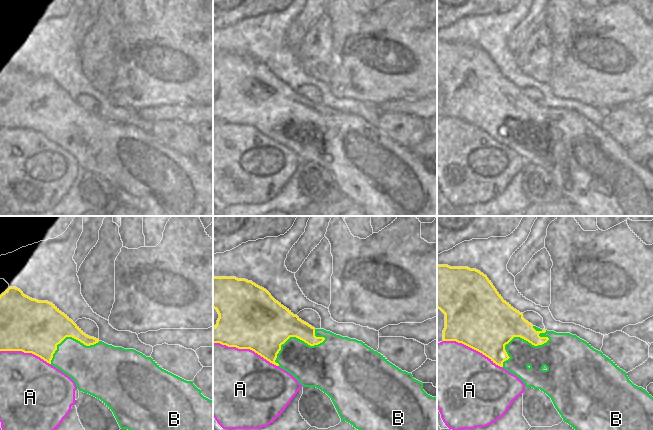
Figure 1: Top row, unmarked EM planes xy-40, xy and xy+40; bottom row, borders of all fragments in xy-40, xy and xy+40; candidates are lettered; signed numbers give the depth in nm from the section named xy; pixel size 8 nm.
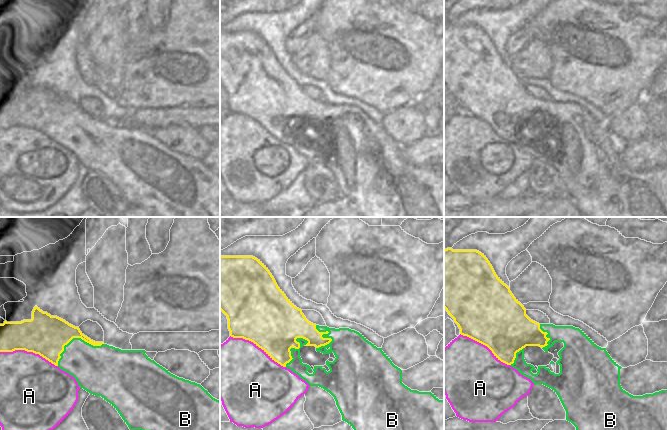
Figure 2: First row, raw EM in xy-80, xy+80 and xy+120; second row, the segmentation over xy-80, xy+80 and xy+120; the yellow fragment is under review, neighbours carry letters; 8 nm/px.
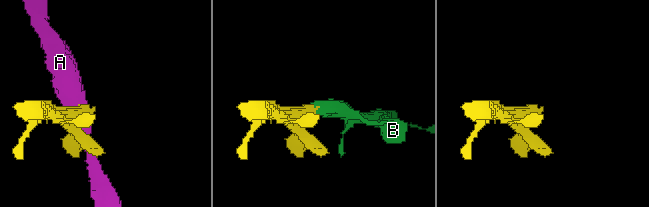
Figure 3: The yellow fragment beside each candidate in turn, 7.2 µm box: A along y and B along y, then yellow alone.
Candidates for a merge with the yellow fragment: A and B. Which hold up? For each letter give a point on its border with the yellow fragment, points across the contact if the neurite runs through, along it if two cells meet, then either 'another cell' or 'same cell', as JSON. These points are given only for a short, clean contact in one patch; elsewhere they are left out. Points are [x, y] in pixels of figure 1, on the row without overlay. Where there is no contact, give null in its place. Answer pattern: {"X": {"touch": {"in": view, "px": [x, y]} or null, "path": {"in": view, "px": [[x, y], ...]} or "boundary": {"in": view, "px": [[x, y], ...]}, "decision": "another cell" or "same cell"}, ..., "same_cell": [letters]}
{"A": {"touch": {"in": "xy", "px": [246, 124]}, "decision": "another cell"}, "B": {"touch": {"in": "xy+40", "px": [524, 115]}, "decision": "same cell"}, "same_cell": ["B"]}

